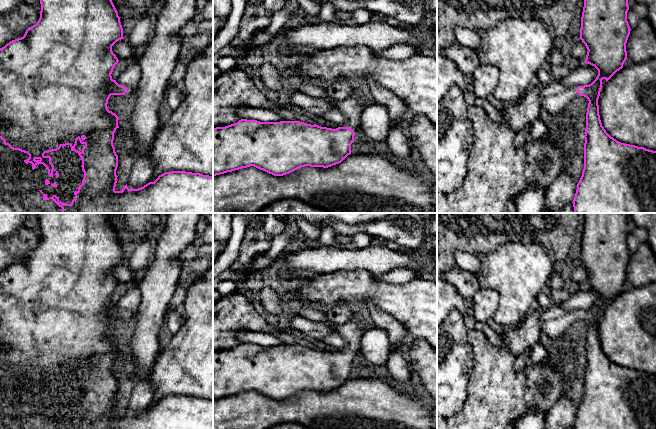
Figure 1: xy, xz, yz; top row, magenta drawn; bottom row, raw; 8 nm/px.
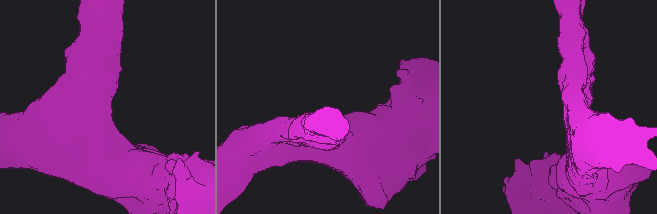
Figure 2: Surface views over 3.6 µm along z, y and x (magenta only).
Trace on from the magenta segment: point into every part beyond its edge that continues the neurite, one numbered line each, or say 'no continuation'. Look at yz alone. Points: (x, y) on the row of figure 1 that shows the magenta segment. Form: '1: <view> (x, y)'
1: yz (555, 97)

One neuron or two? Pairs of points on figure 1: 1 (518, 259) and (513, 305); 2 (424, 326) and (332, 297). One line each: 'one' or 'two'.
1: one
2: one

